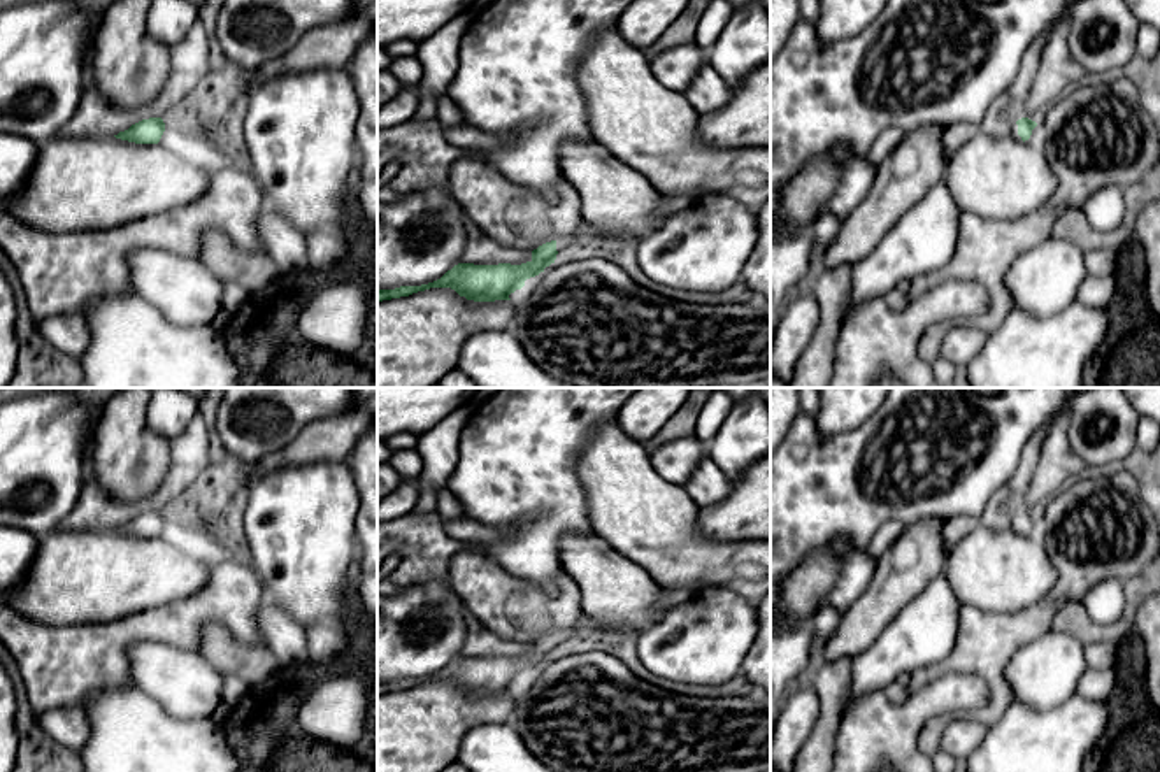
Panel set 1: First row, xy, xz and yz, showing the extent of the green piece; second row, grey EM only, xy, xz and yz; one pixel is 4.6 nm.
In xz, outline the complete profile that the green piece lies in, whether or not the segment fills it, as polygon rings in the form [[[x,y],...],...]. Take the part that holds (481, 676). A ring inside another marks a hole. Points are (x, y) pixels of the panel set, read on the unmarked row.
[[[581,614],[572,628],[546,635],[532,644],[532,653],[521,658],[474,658],[458,656],[440,672],[421,679],[400,679],[395,683],[379,683],[377,695],[409,690],[430,681],[451,681],[460,690],[474,695],[511,693],[509,688],[525,679],[525,674],[544,665],[555,656],[556,647],[581,630],[607,630],[602,621]]]

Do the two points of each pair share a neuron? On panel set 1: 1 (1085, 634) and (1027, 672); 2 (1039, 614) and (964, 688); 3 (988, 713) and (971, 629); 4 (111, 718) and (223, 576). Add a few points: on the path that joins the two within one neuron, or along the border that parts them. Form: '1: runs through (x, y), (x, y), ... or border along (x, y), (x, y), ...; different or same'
1: border along (1050, 629), (1071, 632), (1087, 644); different
2: border along (936, 678), (973, 672), (990, 695); different
3: runs through (995, 692), (995, 679), (985, 650); same
4: border along (134, 686), (113, 686), (93, 693); different

